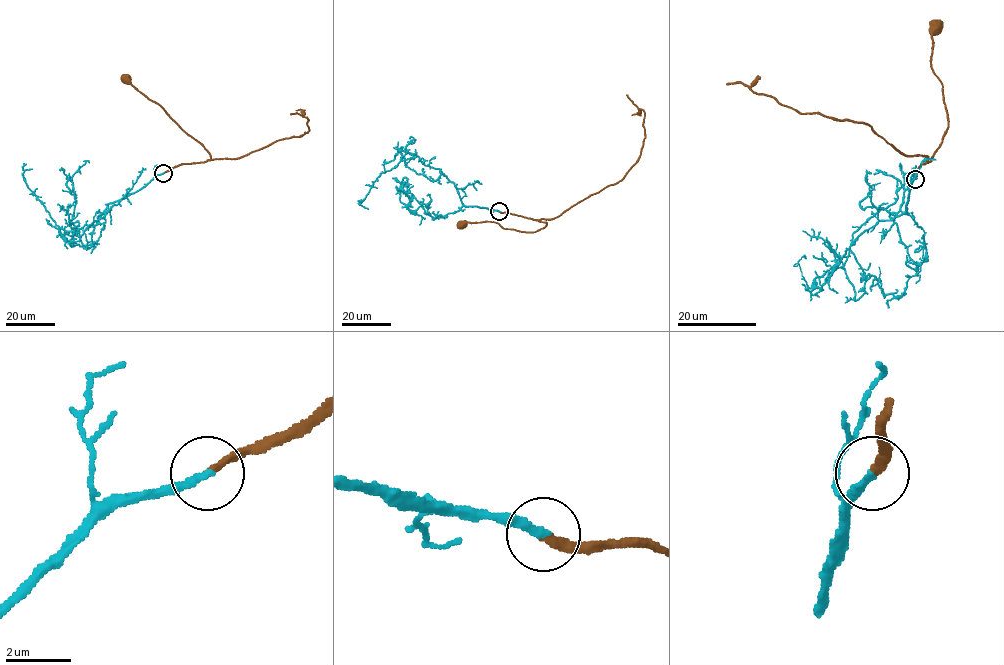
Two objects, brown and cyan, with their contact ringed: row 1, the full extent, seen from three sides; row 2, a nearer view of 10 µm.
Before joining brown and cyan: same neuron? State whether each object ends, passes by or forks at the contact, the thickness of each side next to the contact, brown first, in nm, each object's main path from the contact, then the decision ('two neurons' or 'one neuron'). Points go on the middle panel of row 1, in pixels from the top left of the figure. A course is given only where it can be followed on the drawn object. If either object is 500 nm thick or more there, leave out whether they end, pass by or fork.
brown ends | cyan ends | 240/240 nm | brown via (499, 212), (535, 219), (553, 219), (620, 181), (636, 161), (645, 137), (644, 112), (626, 94) | cyan via (499, 212), (465, 206), (455, 184), (418, 156), (401, 160), (381, 173), (359, 205), (368, 209) | one neuron

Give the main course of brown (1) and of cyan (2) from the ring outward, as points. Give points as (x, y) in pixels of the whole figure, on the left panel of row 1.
1: (163, 173), (183, 164), (237, 159), (273, 142), (307, 133), (308, 120), (297, 113), (290, 114)
2: (163, 173), (125, 196), (79, 237), (57, 225), (27, 187), (23, 172), (32, 169)

